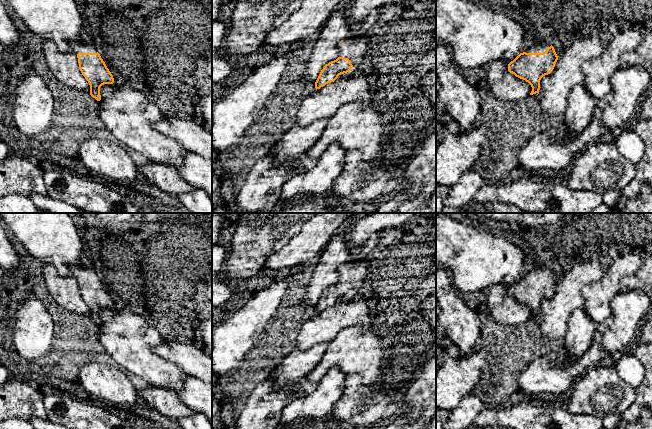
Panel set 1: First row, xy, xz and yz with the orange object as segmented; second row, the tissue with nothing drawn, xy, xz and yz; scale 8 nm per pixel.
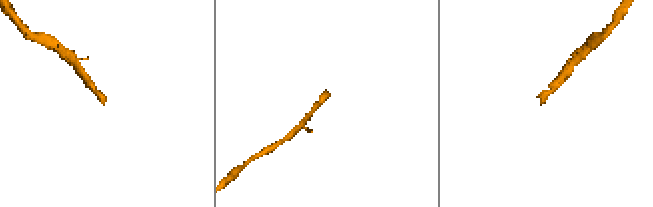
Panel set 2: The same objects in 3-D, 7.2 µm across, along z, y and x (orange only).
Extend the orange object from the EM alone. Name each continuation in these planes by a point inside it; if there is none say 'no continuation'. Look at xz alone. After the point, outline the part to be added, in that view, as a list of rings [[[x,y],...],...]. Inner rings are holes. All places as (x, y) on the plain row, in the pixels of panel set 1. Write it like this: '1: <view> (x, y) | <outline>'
1: xz (355, 271) | [[[354,257],[339,268],[339,281],[348,282],[354,290],[366,279],[368,267],[366,259]]]

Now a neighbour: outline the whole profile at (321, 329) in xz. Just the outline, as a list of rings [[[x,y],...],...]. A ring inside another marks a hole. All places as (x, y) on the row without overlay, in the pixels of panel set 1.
[[[351,296],[341,298],[334,306],[303,323],[296,340],[296,348],[307,350],[318,344],[328,344],[342,329],[367,326],[369,321],[369,309],[365,302],[353,301]]]

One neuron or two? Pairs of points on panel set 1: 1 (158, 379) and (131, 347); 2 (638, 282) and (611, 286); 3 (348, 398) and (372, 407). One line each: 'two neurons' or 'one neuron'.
1: one neuron
2: two neurons
3: one neuron

